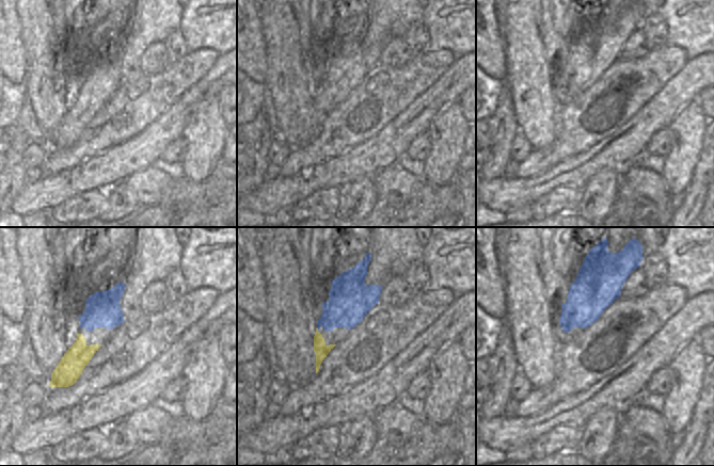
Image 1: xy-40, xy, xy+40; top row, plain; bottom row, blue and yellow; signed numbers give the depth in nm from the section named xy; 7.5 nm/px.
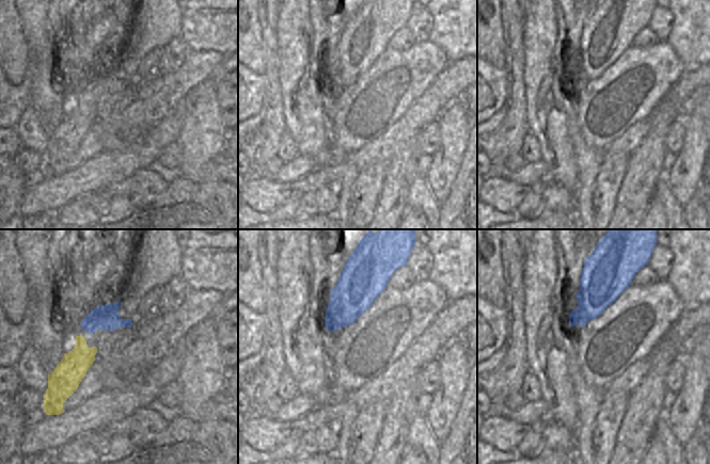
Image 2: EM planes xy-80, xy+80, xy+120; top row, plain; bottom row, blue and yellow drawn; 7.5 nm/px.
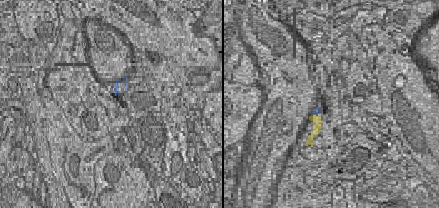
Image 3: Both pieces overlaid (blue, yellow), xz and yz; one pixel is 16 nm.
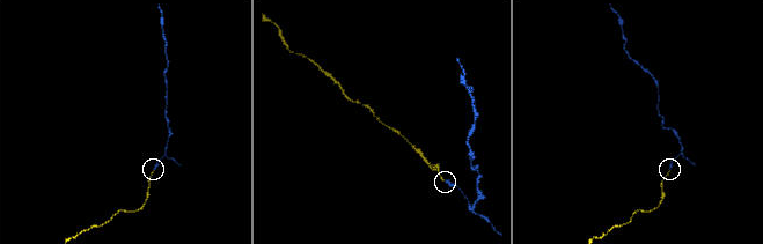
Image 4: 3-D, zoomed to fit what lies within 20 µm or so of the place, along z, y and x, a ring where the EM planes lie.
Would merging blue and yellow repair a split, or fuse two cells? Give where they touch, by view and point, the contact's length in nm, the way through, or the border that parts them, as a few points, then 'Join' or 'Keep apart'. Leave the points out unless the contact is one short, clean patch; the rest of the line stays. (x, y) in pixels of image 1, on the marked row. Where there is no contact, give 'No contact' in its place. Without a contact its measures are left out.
Touches blue at xy (318, 331). Shared border 50 nm. Join.

